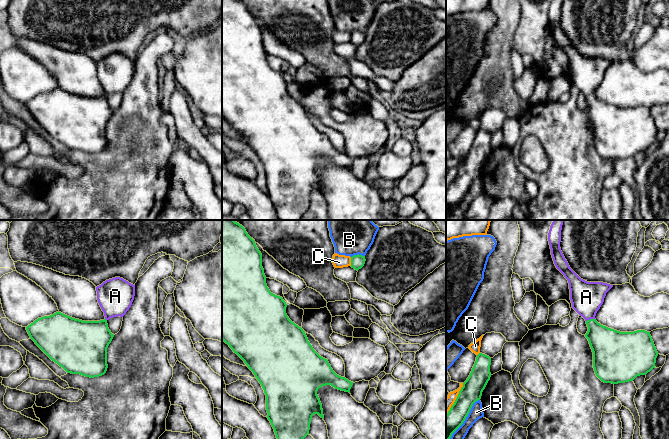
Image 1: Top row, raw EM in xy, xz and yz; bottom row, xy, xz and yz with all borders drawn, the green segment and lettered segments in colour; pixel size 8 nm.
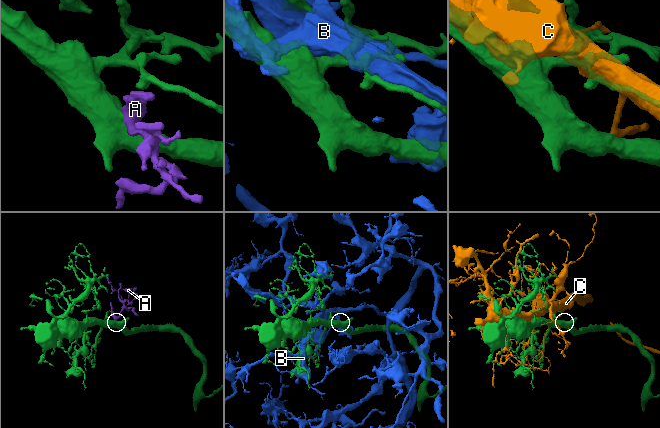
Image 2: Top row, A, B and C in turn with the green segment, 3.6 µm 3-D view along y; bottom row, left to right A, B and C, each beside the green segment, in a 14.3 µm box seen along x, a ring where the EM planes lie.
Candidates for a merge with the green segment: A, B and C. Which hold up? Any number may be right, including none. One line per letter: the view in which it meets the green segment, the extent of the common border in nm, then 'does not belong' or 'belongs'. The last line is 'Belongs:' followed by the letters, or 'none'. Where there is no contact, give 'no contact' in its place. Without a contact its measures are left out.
A: contact in yz; length 80 nm; belongs
B: contact in yz; length 440 nm; does not belong
C: contact in xz; length 70 nm; does not belong
Belongs: A

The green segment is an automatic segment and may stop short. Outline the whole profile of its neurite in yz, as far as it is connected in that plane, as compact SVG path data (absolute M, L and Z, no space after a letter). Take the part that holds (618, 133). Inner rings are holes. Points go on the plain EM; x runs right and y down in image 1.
M562 1L550 2L551 31L556 44L568 56L572 84L586 97L588 107L585 113L593 128L596 152L604 159L618 160L646 151L655 144L658 132L650 108L620 108L596 97L596 89L613 61L587 58L570 44L560 24Z

